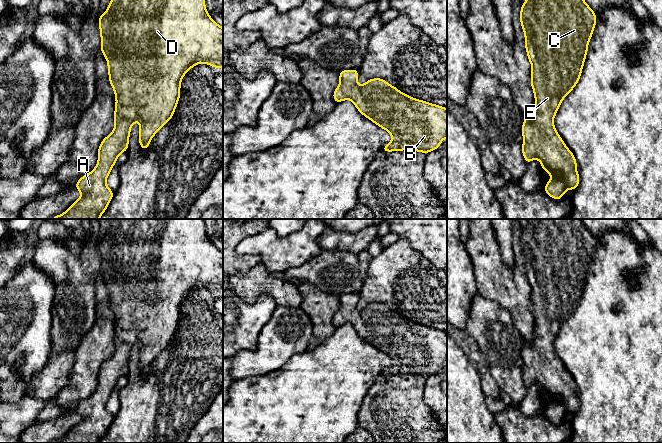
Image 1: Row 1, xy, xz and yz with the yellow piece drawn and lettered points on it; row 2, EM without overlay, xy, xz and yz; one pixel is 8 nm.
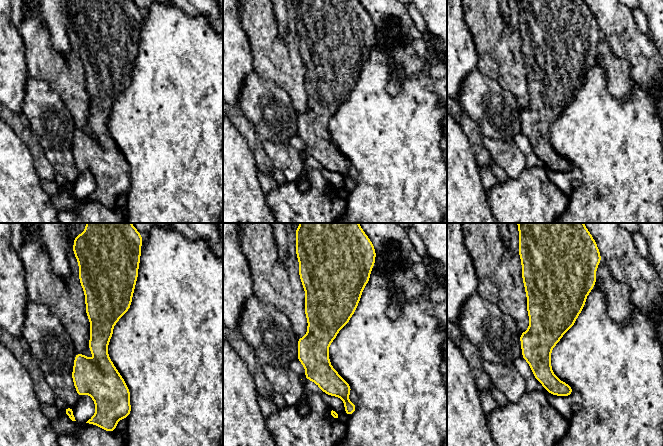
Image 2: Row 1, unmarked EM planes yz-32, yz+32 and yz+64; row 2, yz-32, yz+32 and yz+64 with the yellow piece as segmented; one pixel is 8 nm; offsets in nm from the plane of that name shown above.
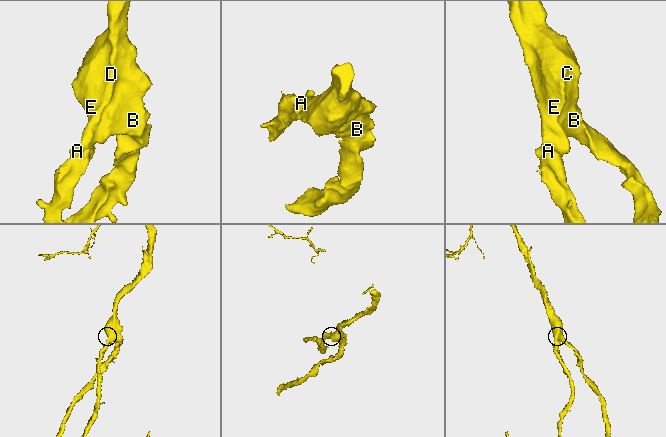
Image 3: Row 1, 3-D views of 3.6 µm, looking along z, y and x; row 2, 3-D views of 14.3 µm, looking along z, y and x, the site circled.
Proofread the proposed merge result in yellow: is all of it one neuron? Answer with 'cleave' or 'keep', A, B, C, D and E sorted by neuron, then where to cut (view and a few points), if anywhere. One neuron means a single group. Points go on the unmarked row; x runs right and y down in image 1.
keep; A B C D E; no cut

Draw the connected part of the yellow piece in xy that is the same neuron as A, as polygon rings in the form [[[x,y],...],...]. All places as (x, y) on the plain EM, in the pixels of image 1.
[[[113,219],[105,237],[99,240],[99,252],[101,259],[100,275],[104,278],[108,288],[110,308],[115,316],[116,329],[114,336],[115,350],[111,358],[102,364],[98,373],[98,387],[87,399],[80,401],[74,412],[81,416],[81,421],[76,424],[63,438],[54,440],[51,443],[99,443],[107,433],[115,416],[106,409],[107,401],[113,392],[118,380],[128,374],[128,366],[131,350],[137,343],[140,344],[139,368],[144,375],[150,369],[153,360],[172,342],[180,322],[180,310],[183,300],[187,295],[199,287],[206,287],[214,292],[223,291],[223,252],[220,251],[208,238],[205,231],[205,219]]]

